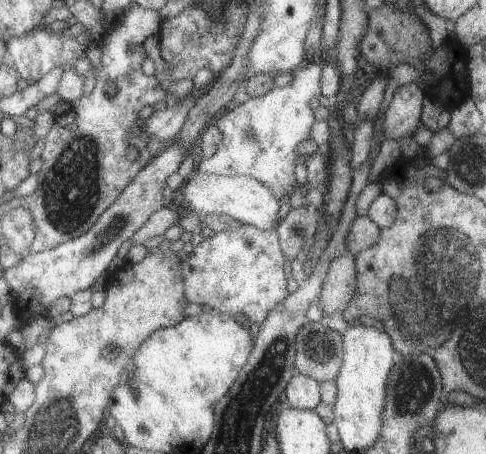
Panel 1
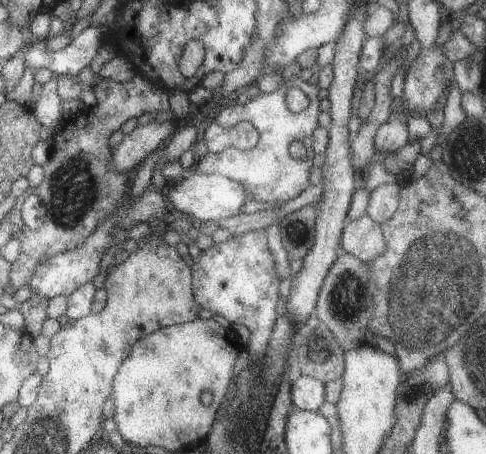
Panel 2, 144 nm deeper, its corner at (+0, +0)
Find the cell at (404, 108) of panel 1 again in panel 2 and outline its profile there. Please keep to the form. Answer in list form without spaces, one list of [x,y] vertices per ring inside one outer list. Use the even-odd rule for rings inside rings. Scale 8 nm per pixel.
[[[403,112],[389,114],[387,122],[381,124],[373,136],[373,148],[375,152],[383,154],[395,154],[407,144],[407,124],[403,118]]]

